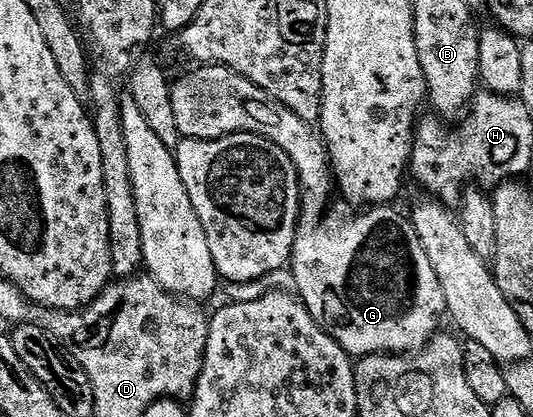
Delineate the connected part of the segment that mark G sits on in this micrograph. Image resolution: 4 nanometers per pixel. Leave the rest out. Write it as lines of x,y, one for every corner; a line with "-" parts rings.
200,66
195,70
197,72
172,84
174,118
178,121
178,130
183,139
220,140
235,132
255,133
286,150
300,173
300,227
296,229
290,269
299,299
321,328
331,334
340,343
342,350
346,350
353,358
377,354
411,354
428,345
429,340
437,335
439,328
436,327
440,319
445,319
446,309
438,274
434,274
434,266
430,266
430,258
426,258
426,250
422,250
422,242
411,219
395,212
395,207
372,206
361,211
364,212
361,216
352,216
333,228
324,224
324,203
328,195
334,192
334,173
330,167
328,147
319,131
298,118
294,110
278,102
269,92
254,86
254,82
239,76
237,72
231,72
229,68

